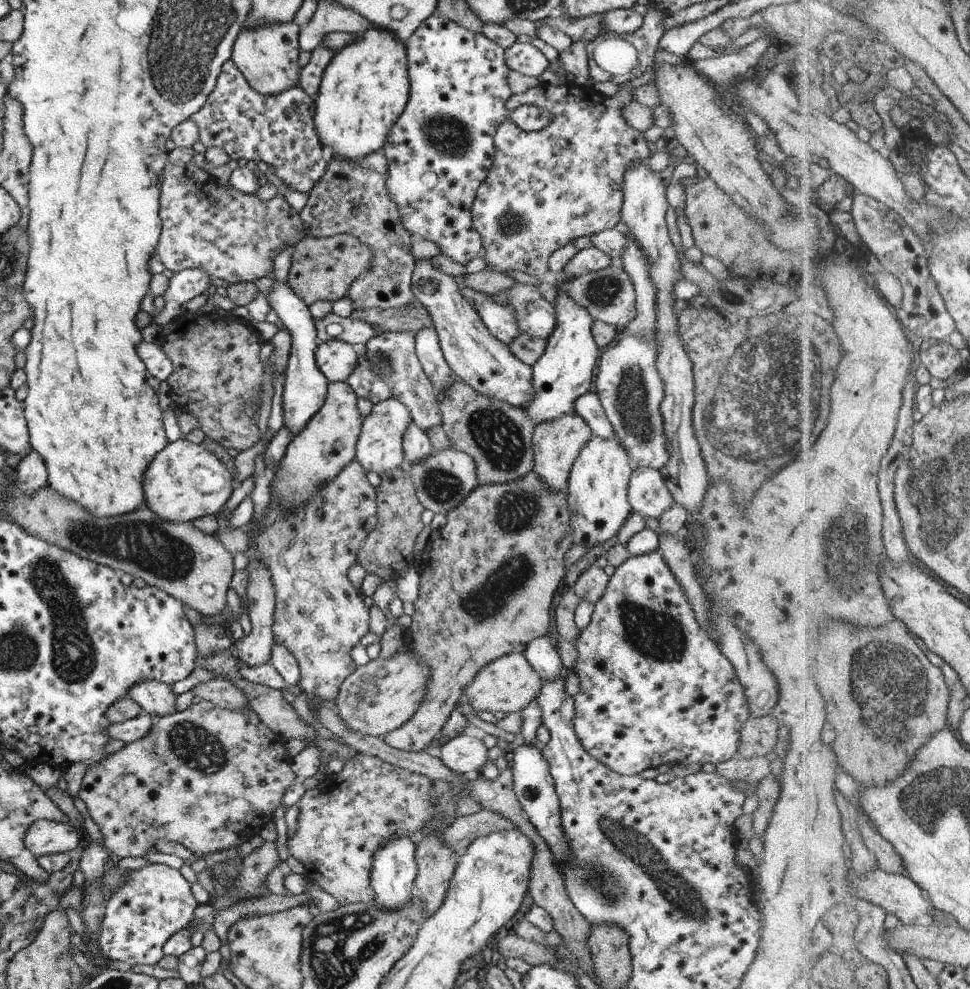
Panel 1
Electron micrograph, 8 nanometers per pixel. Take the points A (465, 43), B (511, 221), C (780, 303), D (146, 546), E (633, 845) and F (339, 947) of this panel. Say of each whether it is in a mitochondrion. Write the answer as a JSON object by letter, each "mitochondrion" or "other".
{"A":"other","B":"mitochondrion","C":"other","D":"mitochondrion","E":"mitochondrion","F":"mitochondrion"}

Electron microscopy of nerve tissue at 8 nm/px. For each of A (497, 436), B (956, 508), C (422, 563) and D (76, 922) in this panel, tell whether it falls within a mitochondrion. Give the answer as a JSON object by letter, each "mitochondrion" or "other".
{"A":"mitochondrion","B":"mitochondrion","C":"other","D":"other"}

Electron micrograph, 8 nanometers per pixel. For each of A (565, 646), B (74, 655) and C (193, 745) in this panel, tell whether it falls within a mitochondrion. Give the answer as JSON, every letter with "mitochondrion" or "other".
{"A":"other","B":"mitochondrion","C":"mitochondrion"}

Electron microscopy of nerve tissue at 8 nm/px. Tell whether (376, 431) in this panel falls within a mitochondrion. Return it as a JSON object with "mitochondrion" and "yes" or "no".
{"mitochondrion":"no"}

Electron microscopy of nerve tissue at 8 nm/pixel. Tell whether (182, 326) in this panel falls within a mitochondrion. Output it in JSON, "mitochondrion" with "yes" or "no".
{"mitochondrion":"no"}

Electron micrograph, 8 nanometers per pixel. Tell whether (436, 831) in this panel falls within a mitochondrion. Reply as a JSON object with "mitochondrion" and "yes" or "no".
{"mitochondrion":"no"}

